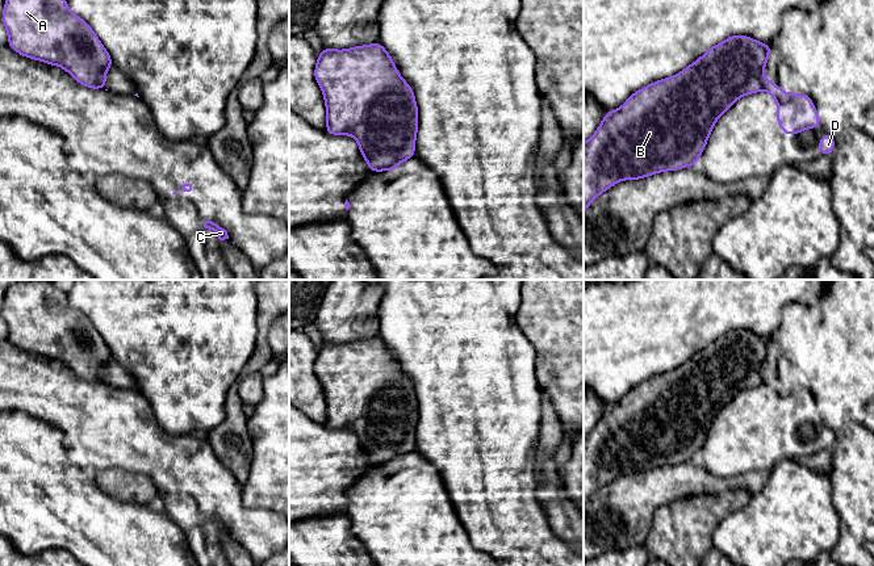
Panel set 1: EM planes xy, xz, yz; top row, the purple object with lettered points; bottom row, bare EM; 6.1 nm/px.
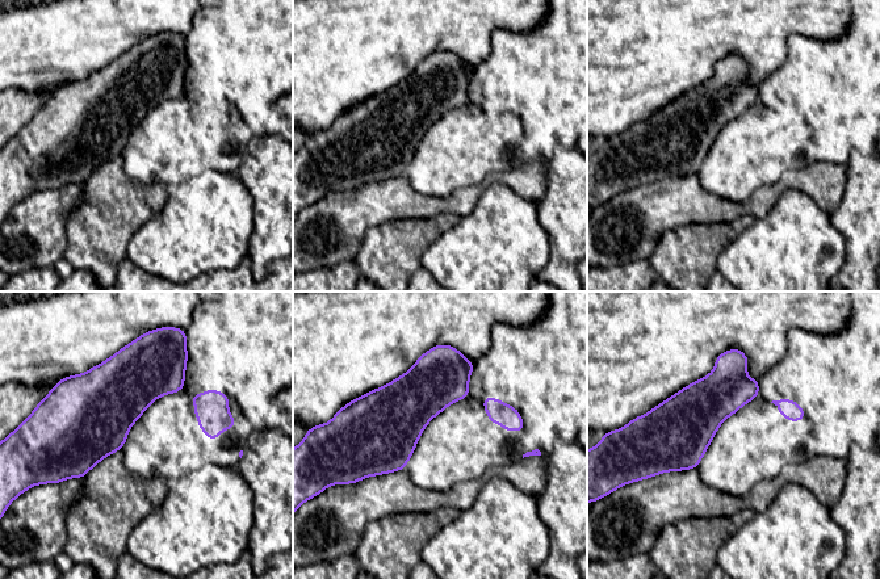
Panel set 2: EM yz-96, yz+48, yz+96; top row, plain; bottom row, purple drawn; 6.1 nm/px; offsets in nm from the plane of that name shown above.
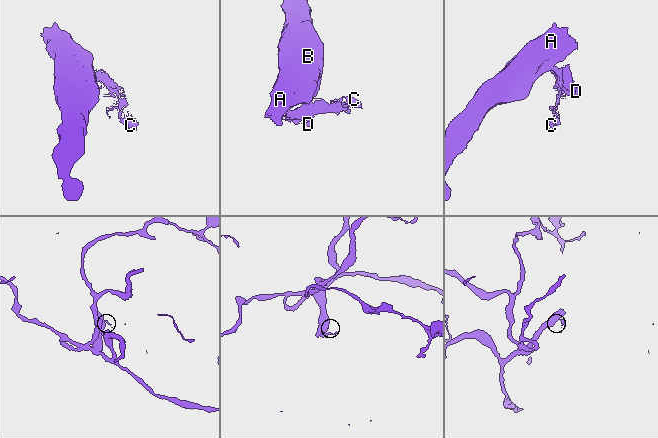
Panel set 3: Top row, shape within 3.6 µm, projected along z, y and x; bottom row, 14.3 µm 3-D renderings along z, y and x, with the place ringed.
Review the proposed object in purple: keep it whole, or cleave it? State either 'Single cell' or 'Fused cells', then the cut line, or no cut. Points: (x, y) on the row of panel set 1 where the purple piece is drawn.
Fused cells. Split along yz (762, 75), (761, 88)

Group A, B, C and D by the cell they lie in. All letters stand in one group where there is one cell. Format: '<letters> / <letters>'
A B / C D

